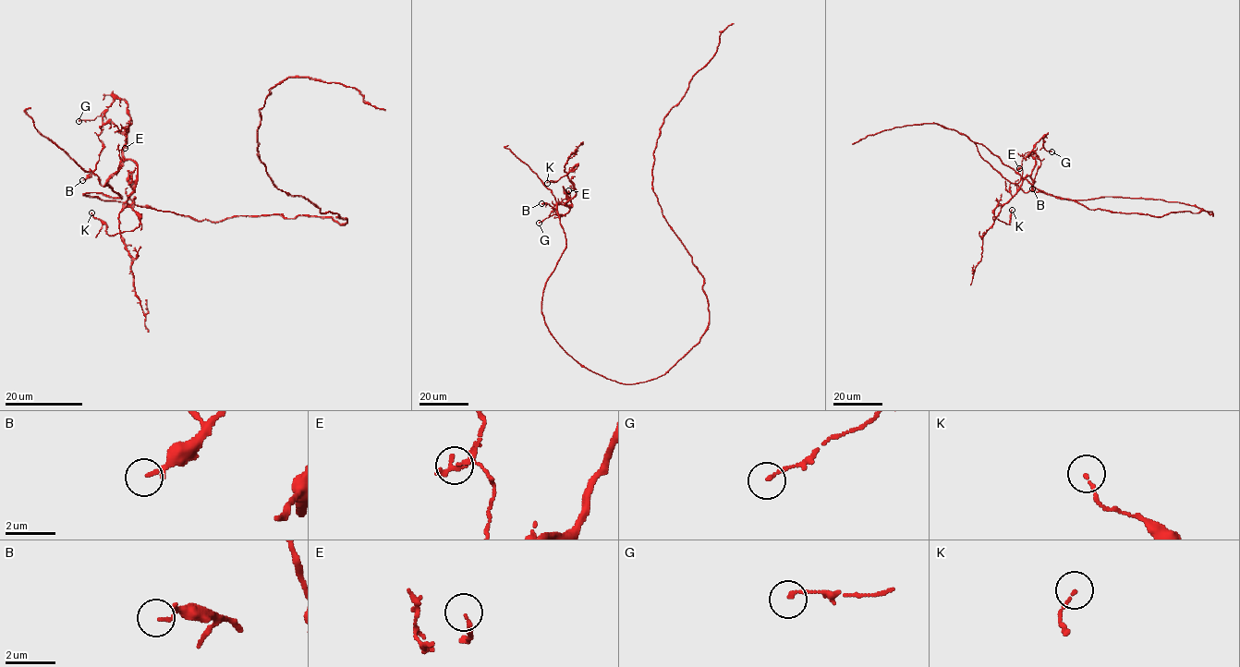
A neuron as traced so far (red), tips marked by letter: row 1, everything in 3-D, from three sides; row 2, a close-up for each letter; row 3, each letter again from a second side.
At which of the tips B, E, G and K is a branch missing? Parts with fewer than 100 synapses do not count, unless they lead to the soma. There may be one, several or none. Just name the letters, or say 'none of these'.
none of these

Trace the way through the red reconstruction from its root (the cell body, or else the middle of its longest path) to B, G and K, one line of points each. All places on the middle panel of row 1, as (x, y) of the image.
B: (667, 372), (618, 382), (553, 335), (541, 301), (566, 245), (557, 204), (568, 205), (541, 203)
G: (667, 372), (618, 382), (582, 367), (558, 344), (541, 301), (566, 245), (557, 204), (573, 205), (539, 223)
K: (667, 372), (607, 379), (549, 330), (542, 292), (566, 245), (557, 204), (575, 196), (577, 165), (547, 183)

